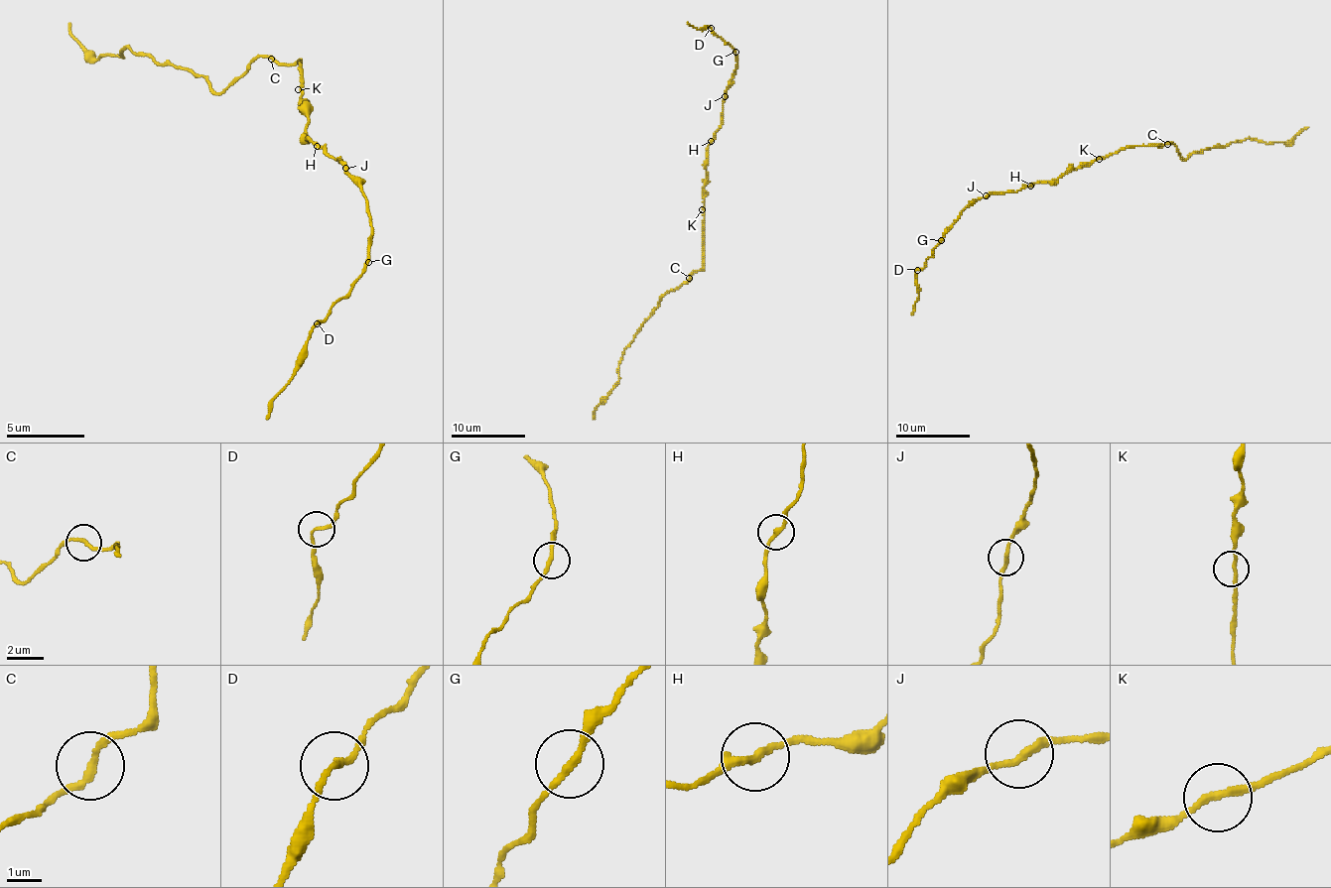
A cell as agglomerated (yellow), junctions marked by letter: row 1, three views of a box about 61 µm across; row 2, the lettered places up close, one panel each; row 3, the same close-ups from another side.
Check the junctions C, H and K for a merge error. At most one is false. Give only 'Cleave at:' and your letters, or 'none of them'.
Cleave at: none of them

